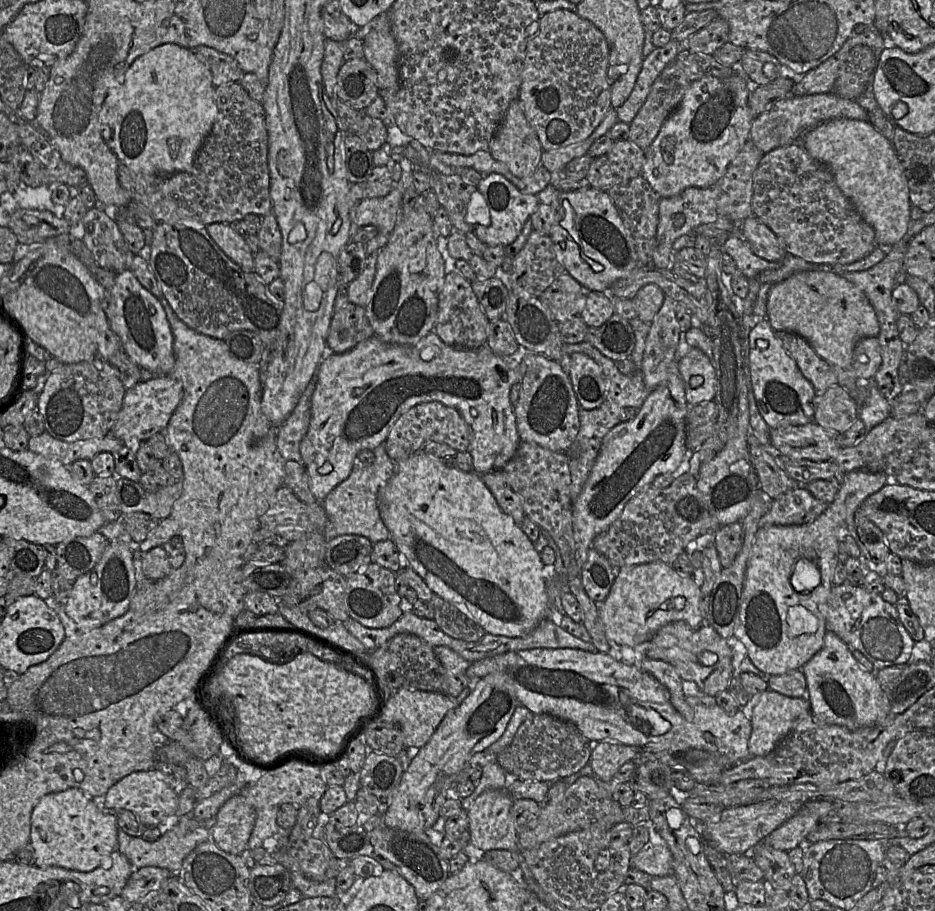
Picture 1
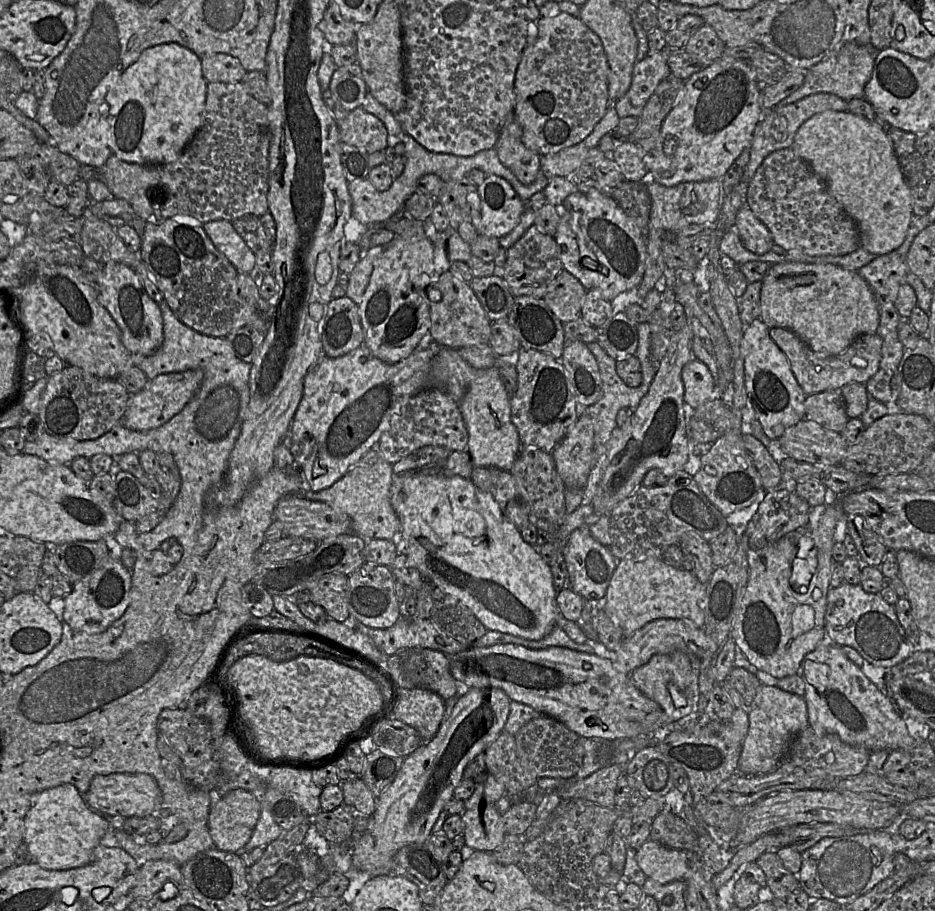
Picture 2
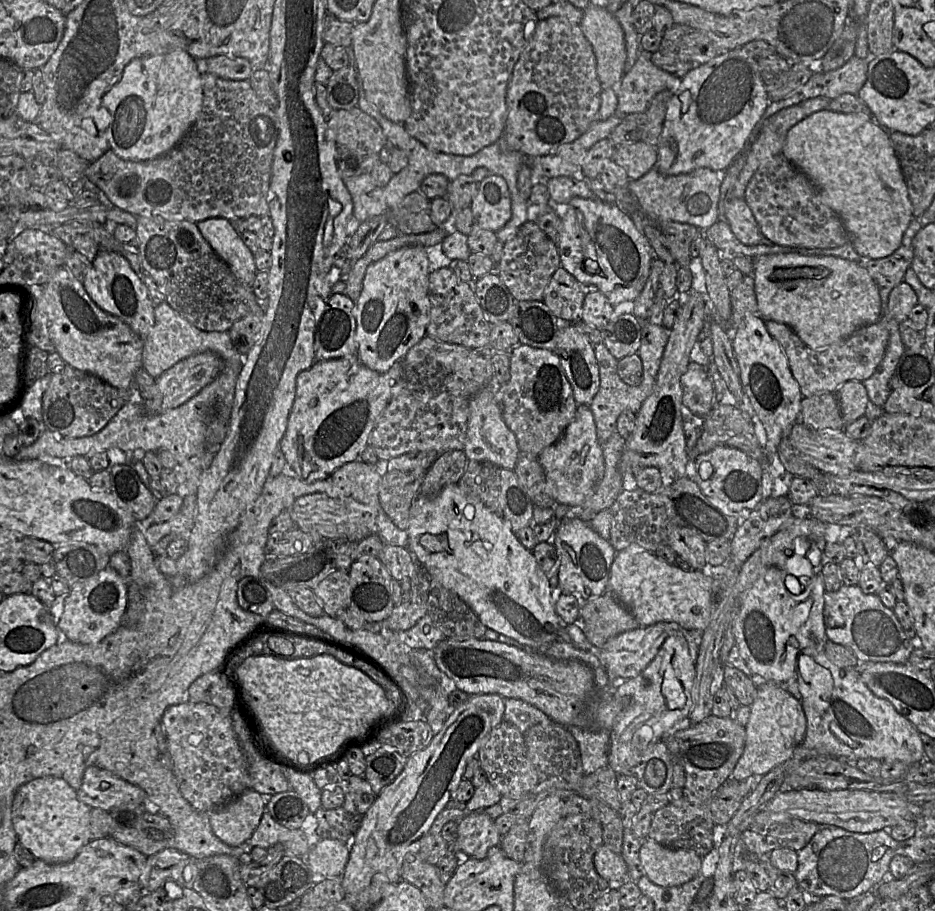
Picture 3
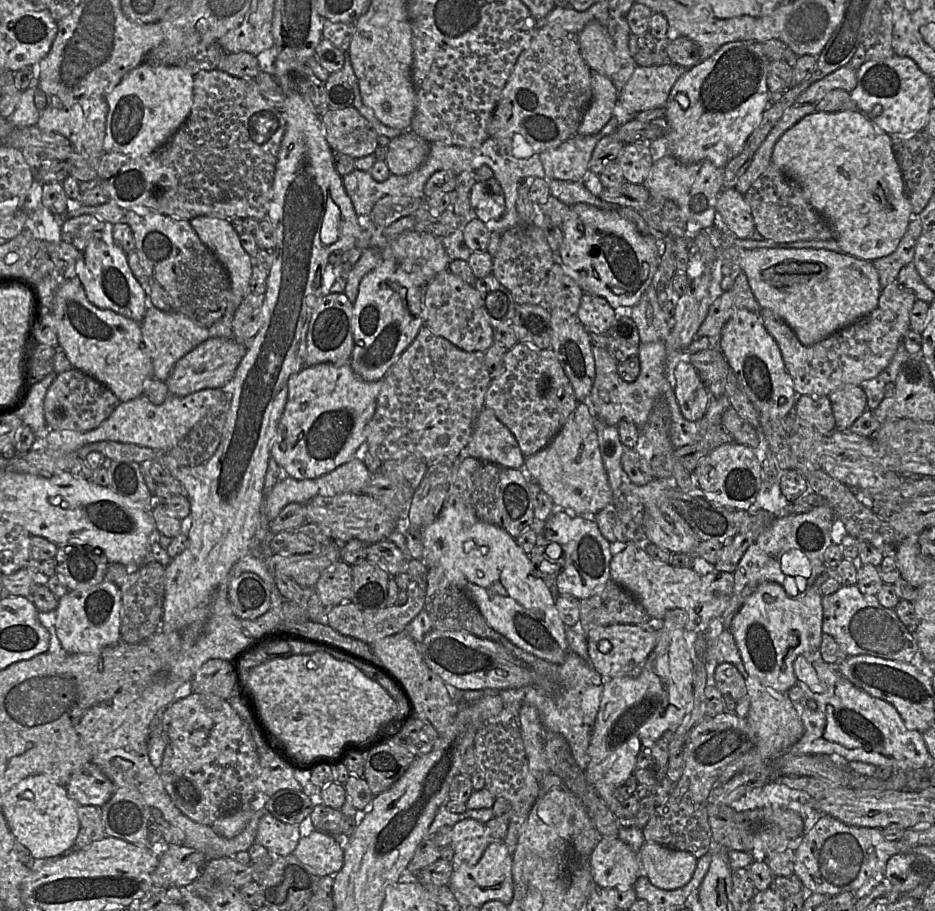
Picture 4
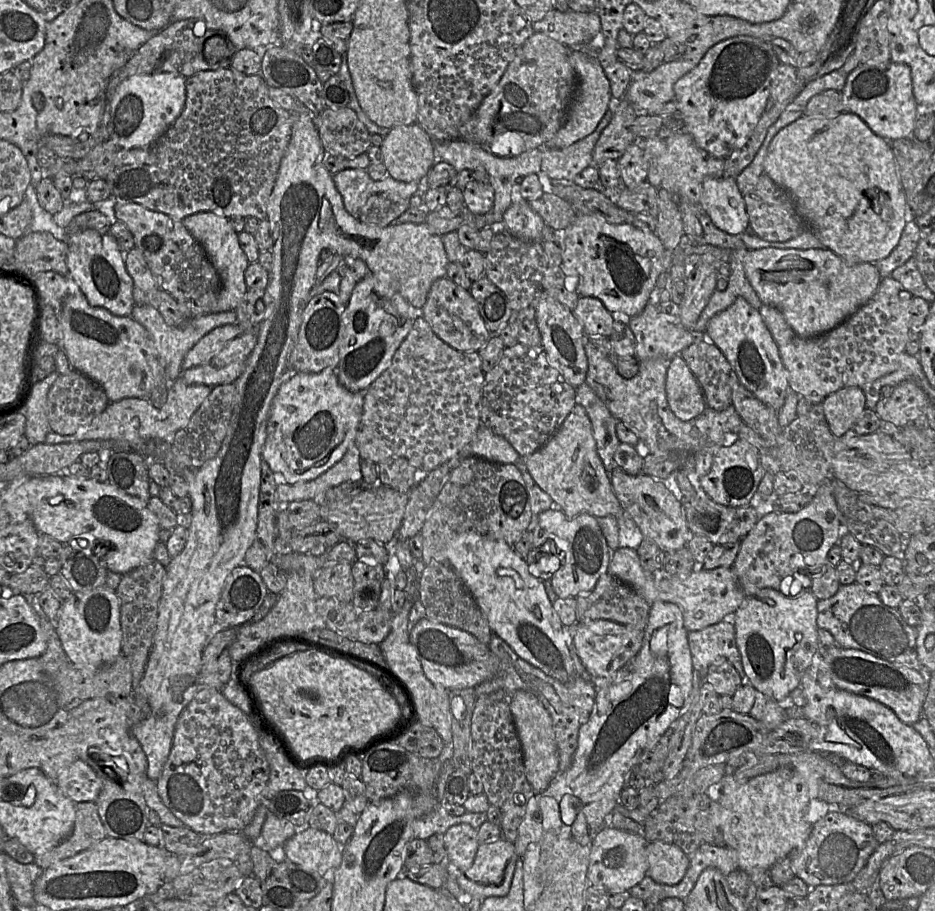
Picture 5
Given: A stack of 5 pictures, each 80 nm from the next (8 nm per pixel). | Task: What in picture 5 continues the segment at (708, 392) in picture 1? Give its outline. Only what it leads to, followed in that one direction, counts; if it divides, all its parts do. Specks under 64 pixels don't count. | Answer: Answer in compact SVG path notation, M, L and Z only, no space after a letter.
M680 355L669 362L665 388L670 409L682 421L697 418L707 408L699 383Z

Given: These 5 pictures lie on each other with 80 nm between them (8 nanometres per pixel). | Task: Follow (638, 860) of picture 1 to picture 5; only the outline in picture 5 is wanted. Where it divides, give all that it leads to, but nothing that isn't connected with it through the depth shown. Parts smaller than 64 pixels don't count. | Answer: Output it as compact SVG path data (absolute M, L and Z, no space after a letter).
M662 841L647 845L648 875L658 884L675 885L685 876L690 858L679 847Z

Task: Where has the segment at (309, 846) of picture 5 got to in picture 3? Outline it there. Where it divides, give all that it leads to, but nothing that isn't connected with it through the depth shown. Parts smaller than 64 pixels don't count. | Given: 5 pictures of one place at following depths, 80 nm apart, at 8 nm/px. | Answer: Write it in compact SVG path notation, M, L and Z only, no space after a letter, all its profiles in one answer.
M321 839L307 853L306 863L319 880L326 877L342 877L349 855L350 850L340 840Z

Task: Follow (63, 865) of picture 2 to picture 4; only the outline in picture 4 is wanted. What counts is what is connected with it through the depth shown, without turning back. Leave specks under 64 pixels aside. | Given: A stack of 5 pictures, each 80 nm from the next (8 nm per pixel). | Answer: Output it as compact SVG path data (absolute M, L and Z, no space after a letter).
M45 775L22 779L2 797L2 812L16 841L27 847L37 859L54 859L72 850L80 824L79 804L61 786Z

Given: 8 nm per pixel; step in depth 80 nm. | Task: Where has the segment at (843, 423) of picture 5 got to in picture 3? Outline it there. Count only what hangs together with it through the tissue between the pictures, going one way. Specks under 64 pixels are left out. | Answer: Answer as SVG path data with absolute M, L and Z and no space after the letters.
M849 380L842 384L835 394L845 423L850 423L865 414L870 400L863 381Z

